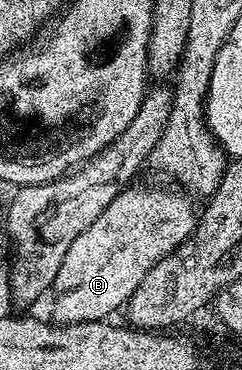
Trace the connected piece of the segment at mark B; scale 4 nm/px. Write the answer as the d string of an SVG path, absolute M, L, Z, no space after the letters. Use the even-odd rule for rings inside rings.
M129 185L102 209L98 221L86 229L86 233L78 233L74 237L74 245L66 249L66 257L62 257L62 269L58 269L58 277L54 284L56 300L52 303L51 318L57 324L85 323L95 319L107 320L116 310L123 308L128 299L142 285L142 277L154 269L162 257L166 257L178 245L185 243L196 230L198 207L183 190L168 187L136 187Z

